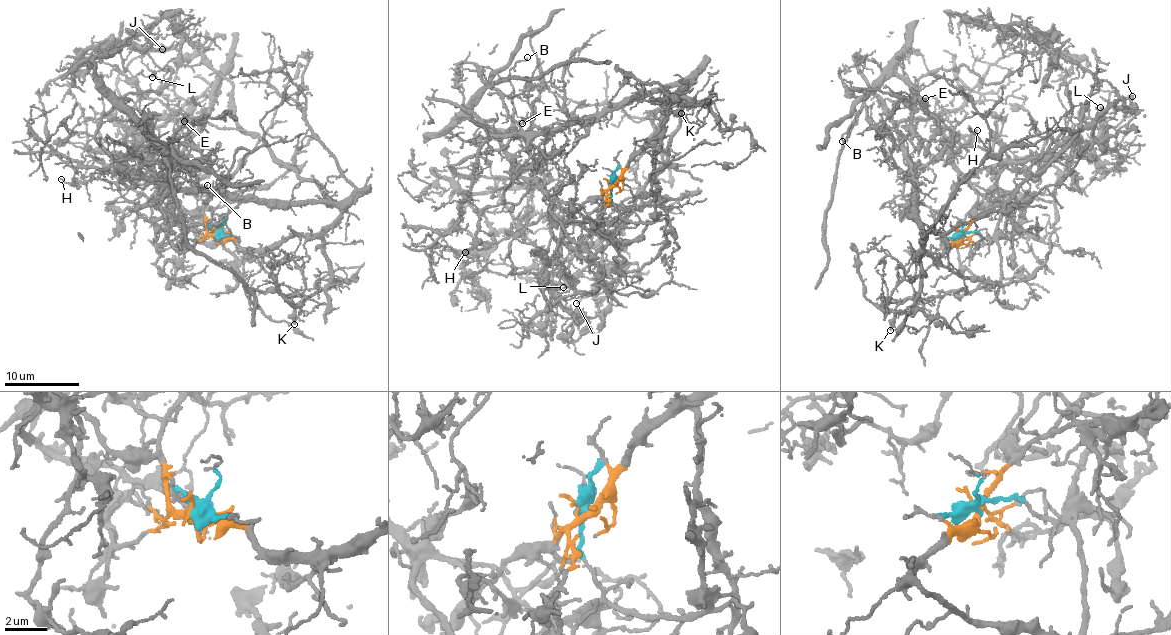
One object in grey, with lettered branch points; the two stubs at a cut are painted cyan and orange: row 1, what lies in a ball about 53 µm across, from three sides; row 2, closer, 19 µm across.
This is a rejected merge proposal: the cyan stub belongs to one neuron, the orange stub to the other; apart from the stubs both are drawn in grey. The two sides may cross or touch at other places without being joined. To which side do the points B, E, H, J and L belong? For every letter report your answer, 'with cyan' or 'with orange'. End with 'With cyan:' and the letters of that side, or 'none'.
B: with cyan
E: with cyan
H: with cyan
J: with cyan
L: with cyan
With cyan: B, E, H, J, L

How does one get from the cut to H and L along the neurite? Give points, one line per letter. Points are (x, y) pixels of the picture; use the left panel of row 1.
H: (214, 235), (209, 224), (153, 204), (159, 190), (153, 175), (142, 183), (99, 178), (68, 184), (60, 178)
L: (214, 235), (209, 224), (167, 214), (154, 196), (160, 190), (150, 167), (184, 127), (191, 101), (152, 77)

